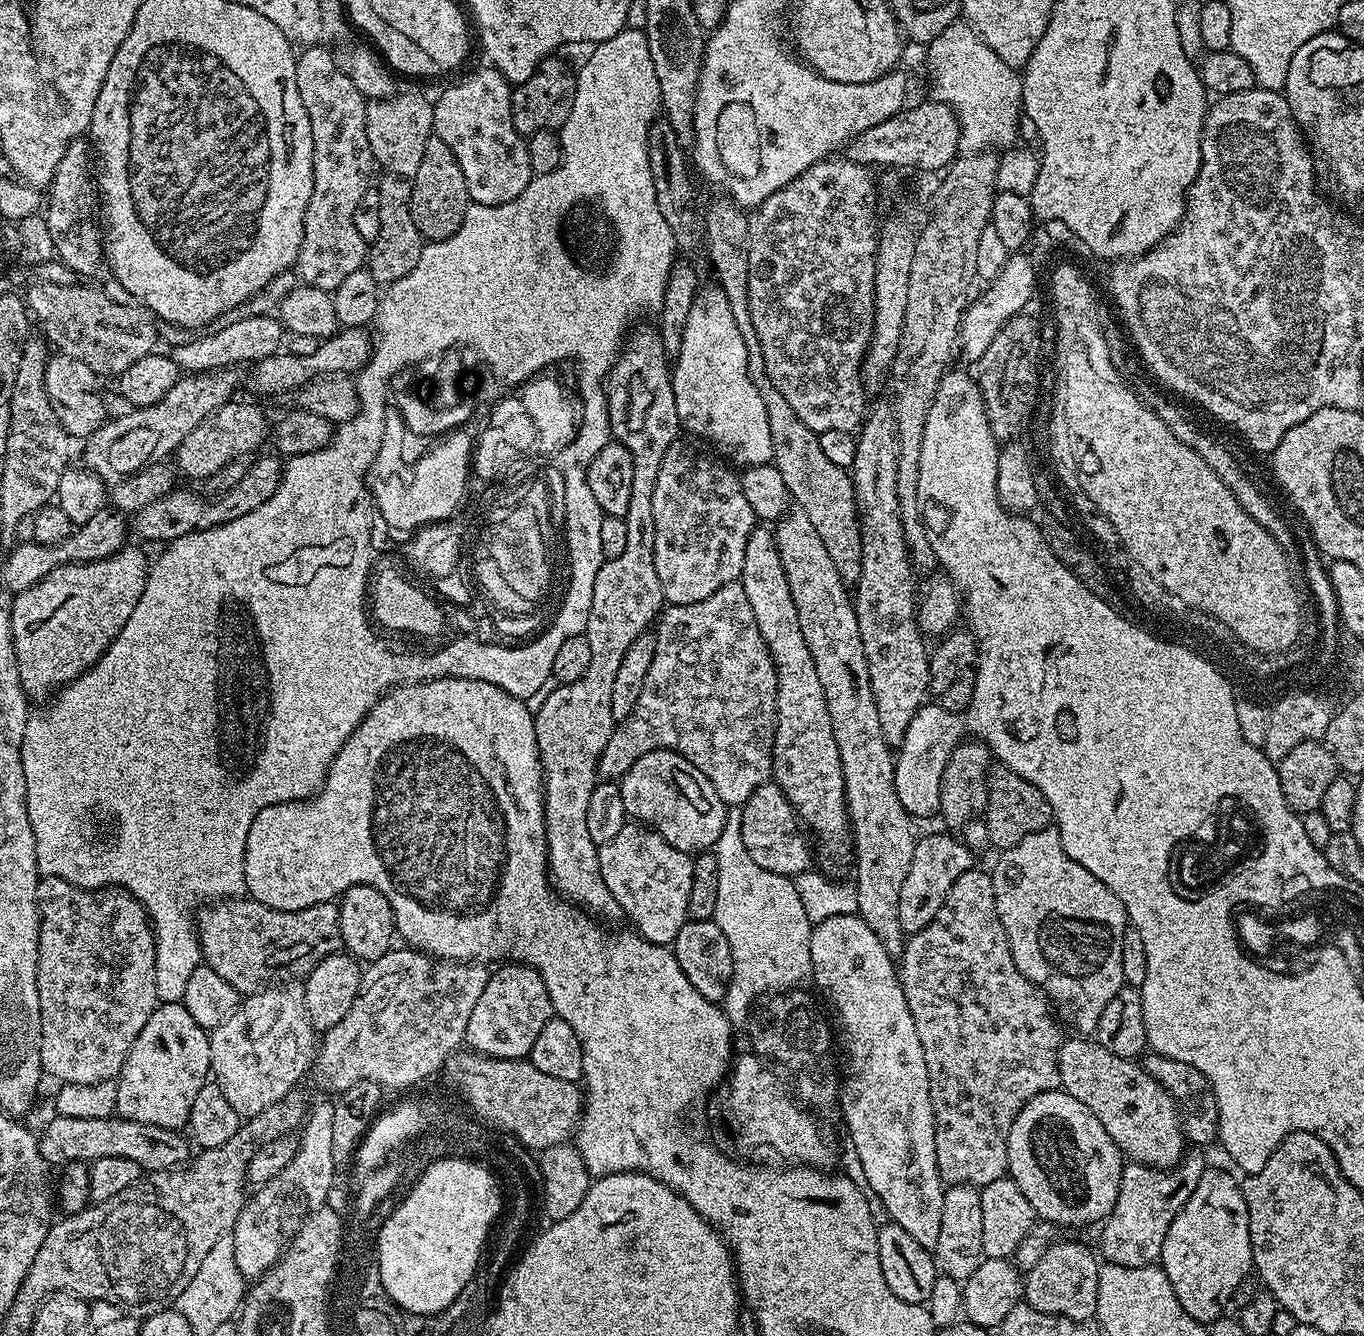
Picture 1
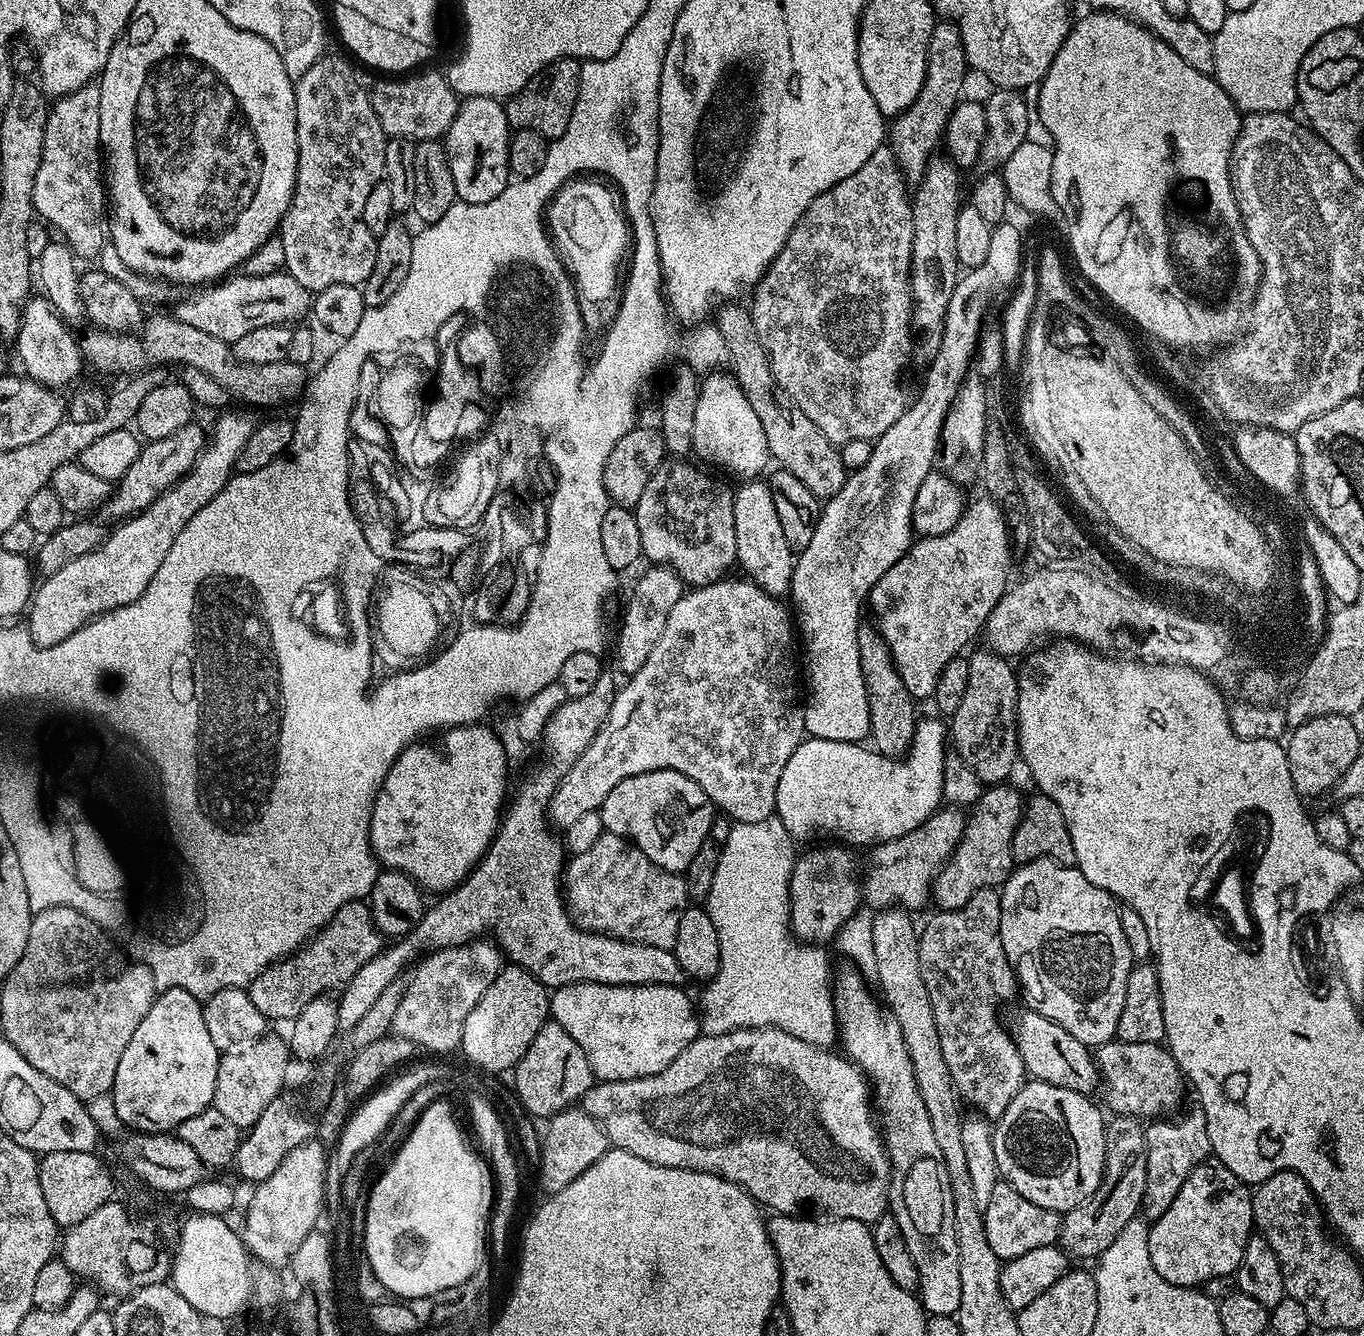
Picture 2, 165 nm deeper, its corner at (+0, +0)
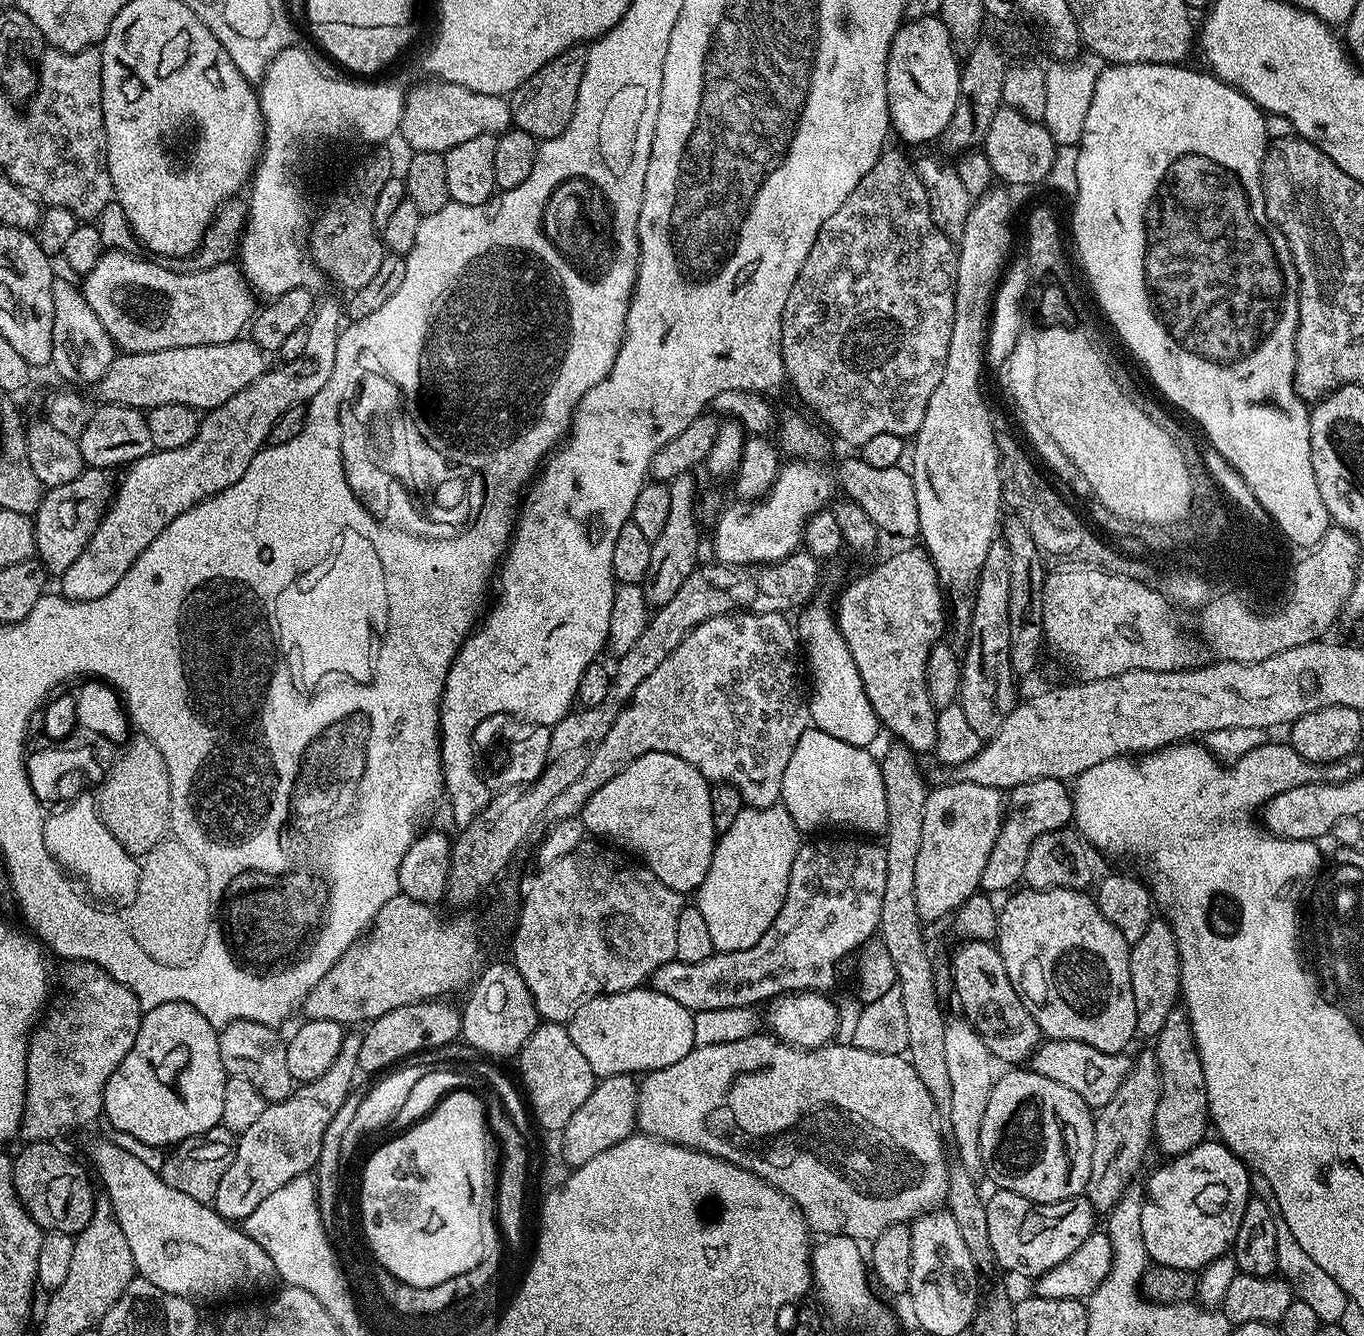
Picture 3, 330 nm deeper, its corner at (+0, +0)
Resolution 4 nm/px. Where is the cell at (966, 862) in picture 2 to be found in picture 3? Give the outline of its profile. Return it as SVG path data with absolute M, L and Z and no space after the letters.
M1042 778L1011 789L1006 796L1006 807L1000 821L1000 833L994 842L994 850L990 850L986 870L980 879L980 888L988 894L1004 891L1007 893L1015 889L1024 879L1026 858L1030 854L1030 846L1034 846L1034 838L1038 838L1044 832L1058 830L1072 823L1072 793L1065 781Z

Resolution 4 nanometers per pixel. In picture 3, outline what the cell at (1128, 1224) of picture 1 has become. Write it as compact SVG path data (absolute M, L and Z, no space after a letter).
M1178 1006L1167 1016L1162 1030L1154 1038L1154 1044L1160 1071L1158 1110L1152 1119L1154 1144L1165 1152L1165 1157L1171 1158L1181 1156L1194 1146L1204 1143L1210 1132L1206 1074L1202 1074L1202 1060L1198 1058L1188 1013L1183 1007Z

